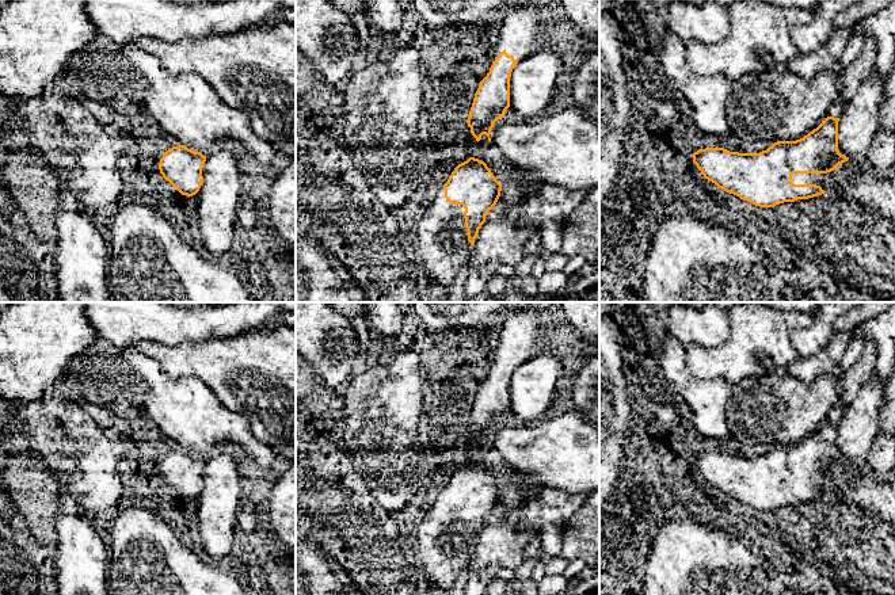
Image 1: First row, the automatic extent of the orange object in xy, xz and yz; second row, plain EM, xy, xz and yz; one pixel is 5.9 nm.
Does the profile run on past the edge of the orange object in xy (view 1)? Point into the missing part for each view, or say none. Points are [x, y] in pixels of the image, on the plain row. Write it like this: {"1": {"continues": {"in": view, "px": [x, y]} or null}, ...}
{"1": {"continues": null}}

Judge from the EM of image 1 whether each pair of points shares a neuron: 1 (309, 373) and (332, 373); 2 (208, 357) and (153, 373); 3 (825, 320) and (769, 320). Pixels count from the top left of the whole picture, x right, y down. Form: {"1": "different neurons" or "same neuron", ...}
{"1": "different neurons", "2": "different neurons", "3": "different neurons"}

